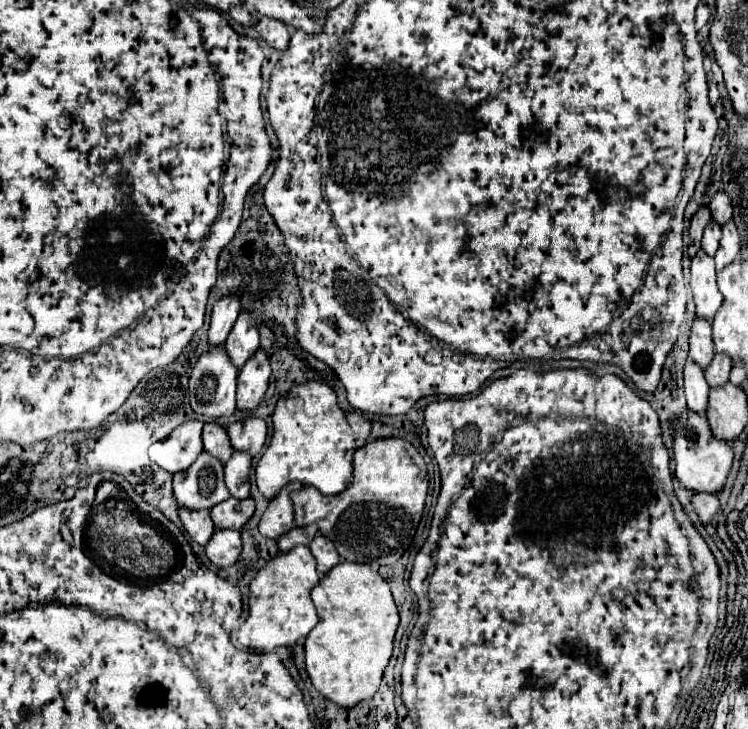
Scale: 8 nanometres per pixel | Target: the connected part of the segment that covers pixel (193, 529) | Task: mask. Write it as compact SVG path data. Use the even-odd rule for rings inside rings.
M178 507L178 515L180 515L180 521L184 523L184 529L190 533L190 537L200 543L200 545L206 545L210 535L214 533L214 523L210 519L210 513L208 509L196 509L196 511L190 511L190 509L182 509Z

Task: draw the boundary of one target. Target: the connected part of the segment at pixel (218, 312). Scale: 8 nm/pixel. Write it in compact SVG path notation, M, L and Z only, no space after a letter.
M230 293L214 303L210 329L208 329L210 347L222 347L226 343L226 337L228 337L230 329L234 327L240 309L242 309L240 295L236 295L236 293Z

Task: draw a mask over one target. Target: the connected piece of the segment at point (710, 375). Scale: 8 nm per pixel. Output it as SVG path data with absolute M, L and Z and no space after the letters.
M716 353L712 363L706 367L706 381L710 387L718 387L718 385L724 385L728 381L728 375L730 375L730 369L732 369L732 361L730 357L722 355L722 353Z

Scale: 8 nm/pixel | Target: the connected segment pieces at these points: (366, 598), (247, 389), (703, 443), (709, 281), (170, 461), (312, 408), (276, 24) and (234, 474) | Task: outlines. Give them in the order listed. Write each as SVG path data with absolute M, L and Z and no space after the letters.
M346 561L320 579L312 589L312 601L322 617L304 643L306 671L312 685L340 707L352 707L370 699L392 657L394 633L400 623L390 585L370 565Z
M258 349L240 369L238 375L238 409L254 411L268 389L270 361L264 349Z
M684 407L682 413L678 413L672 419L672 439L674 439L674 461L676 471L674 475L678 481L696 493L718 493L728 477L728 471L732 467L732 447L728 441L718 441L710 433L710 425L706 421L706 415L694 413L692 409Z
M702 249L692 259L692 279L690 279L694 301L696 301L696 315L704 319L712 319L718 307L722 305L722 293L716 287L716 269L714 259L702 253Z
M202 421L178 425L164 441L150 447L150 459L168 473L188 469L202 453Z
M312 381L292 387L278 399L272 421L272 441L256 465L256 485L266 499L274 499L292 481L312 485L324 495L336 495L352 483L356 441L344 411L338 407L336 393L328 385Z
M262 17L262 21L258 21L256 25L256 31L270 47L278 51L284 51L290 43L290 29L282 21L274 21L272 17Z
M234 451L230 461L224 465L226 469L226 487L230 495L236 499L246 499L250 495L250 467L252 467L252 457L248 453L238 453Z

